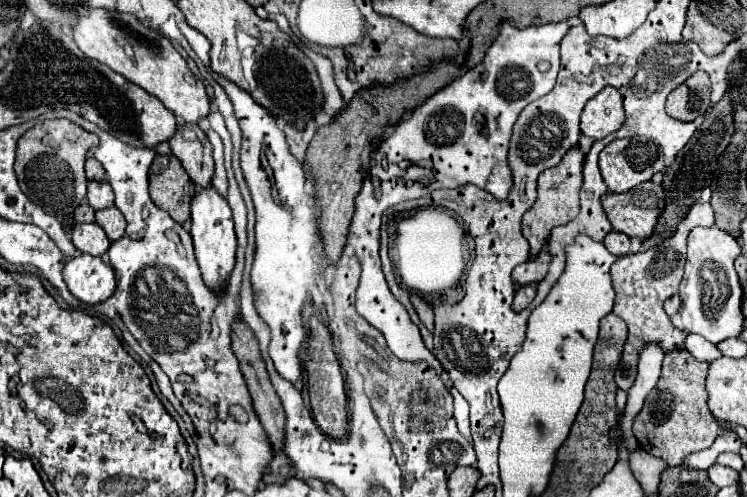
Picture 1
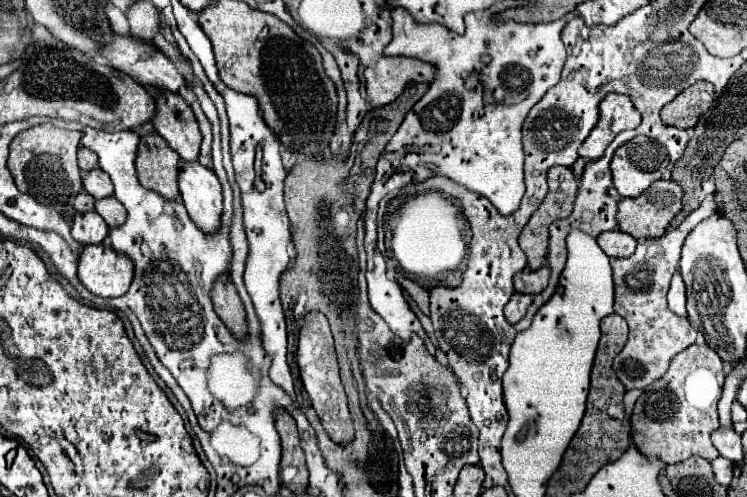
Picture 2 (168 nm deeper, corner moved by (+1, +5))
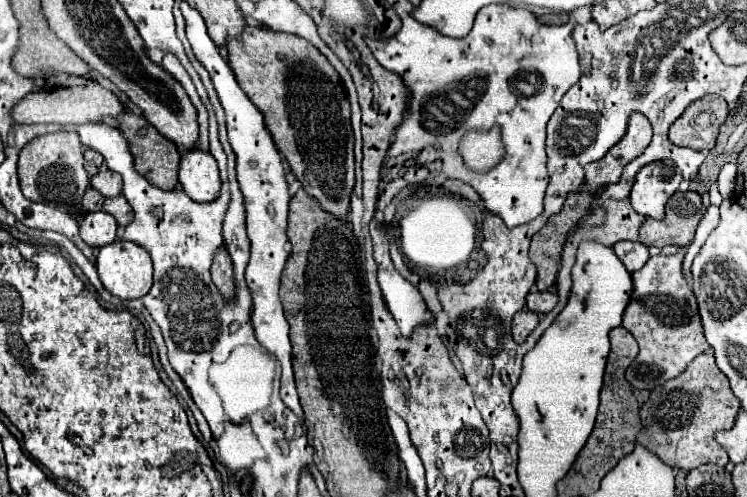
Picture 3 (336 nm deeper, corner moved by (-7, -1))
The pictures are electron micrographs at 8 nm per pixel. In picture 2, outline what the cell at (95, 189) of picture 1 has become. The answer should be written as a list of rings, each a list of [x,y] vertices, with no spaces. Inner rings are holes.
[[[94,168],[94,170],[90,170],[90,172],[84,174],[84,190],[90,196],[94,196],[96,200],[100,200],[100,198],[112,196],[114,186],[112,186],[110,176],[102,168]]]

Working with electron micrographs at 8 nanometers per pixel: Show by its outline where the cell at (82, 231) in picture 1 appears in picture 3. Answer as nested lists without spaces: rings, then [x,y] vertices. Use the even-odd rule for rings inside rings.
[[[88,212],[80,224],[80,236],[88,246],[102,248],[116,238],[116,220],[108,212]]]

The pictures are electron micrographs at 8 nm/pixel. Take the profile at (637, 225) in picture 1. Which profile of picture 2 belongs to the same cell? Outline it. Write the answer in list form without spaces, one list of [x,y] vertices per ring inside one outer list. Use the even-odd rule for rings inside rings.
[[[658,180],[650,186],[650,190],[644,190],[638,198],[622,198],[618,202],[618,228],[626,234],[632,234],[638,238],[658,238],[666,232],[670,220],[674,214],[678,214],[682,208],[682,188],[672,180]]]

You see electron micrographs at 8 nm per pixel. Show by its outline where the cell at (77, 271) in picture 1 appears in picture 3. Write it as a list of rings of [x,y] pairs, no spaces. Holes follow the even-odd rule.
[[[116,240],[100,248],[100,254],[96,258],[96,268],[104,288],[118,298],[142,298],[152,286],[152,258],[142,246],[134,242]]]

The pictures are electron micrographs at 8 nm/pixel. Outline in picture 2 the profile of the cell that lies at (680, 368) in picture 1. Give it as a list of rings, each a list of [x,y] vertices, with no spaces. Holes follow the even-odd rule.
[[[698,342],[682,350],[680,354],[676,354],[666,374],[658,378],[658,382],[652,382],[648,388],[644,388],[630,418],[630,422],[634,422],[632,440],[644,456],[660,458],[666,464],[684,462],[690,456],[702,456],[706,460],[714,460],[718,456],[718,450],[710,442],[710,434],[718,428],[716,404],[712,404],[708,410],[698,410],[690,406],[684,398],[684,378],[700,366],[710,368],[716,374],[718,382],[724,384],[722,360],[718,358],[718,354],[714,354],[714,350],[710,350],[710,346],[706,346],[704,342]]]

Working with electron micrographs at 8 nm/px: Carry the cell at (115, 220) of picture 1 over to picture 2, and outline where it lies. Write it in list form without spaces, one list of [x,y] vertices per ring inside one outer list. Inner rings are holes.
[[[114,196],[96,200],[96,212],[104,218],[104,222],[108,224],[108,228],[122,226],[122,222],[126,220],[126,208]]]

